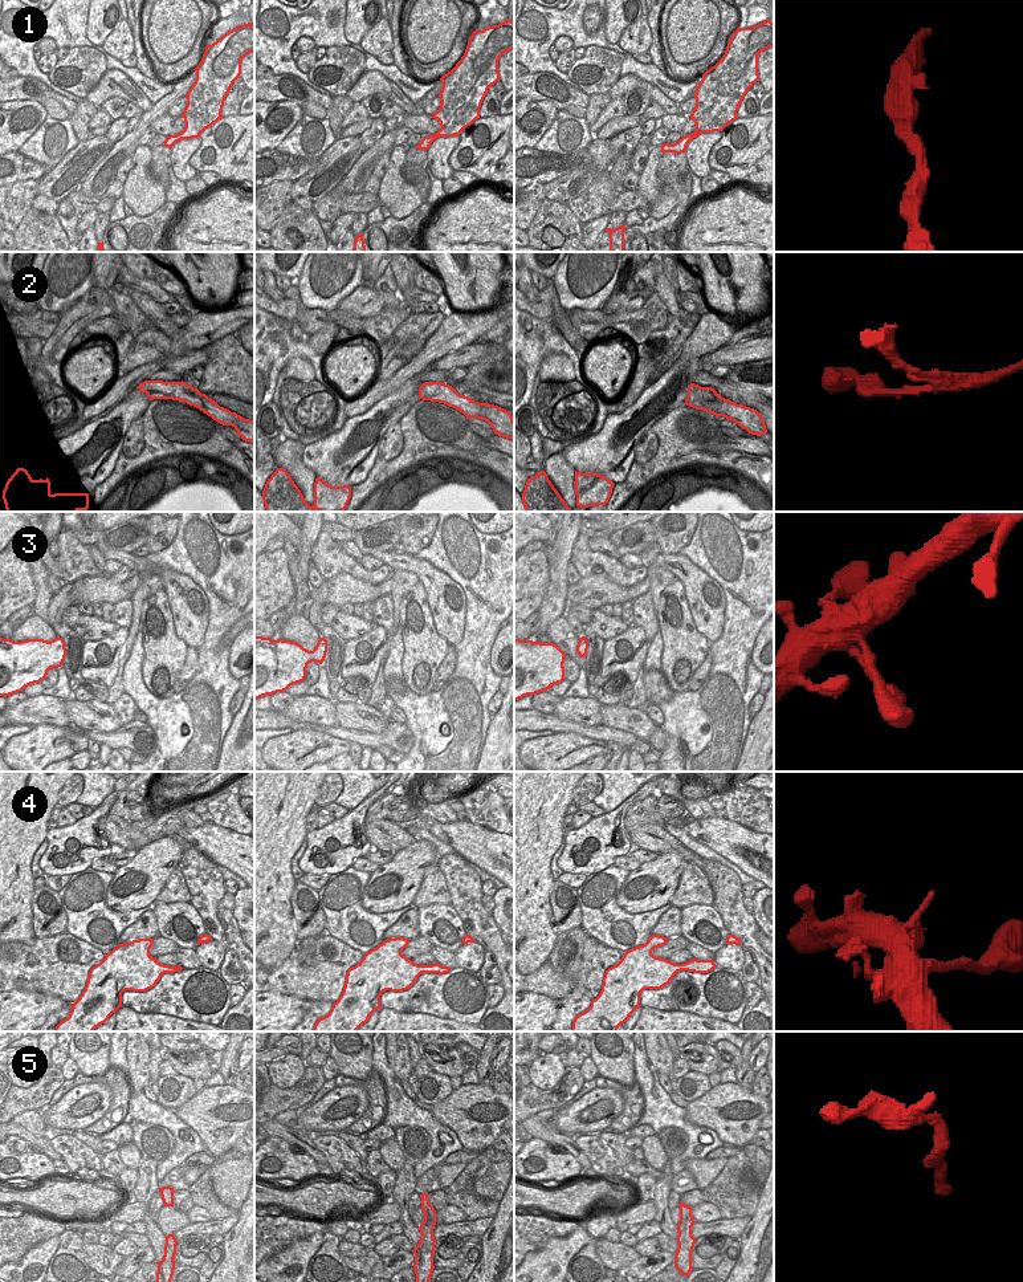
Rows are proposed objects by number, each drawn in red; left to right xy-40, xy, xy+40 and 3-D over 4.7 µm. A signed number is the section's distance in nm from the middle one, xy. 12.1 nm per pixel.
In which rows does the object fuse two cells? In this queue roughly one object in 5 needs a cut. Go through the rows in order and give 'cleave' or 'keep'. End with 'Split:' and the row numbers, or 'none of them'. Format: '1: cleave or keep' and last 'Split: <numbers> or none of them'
1: keep
2: cleave
3: keep
4: keep
5: keep
Split: 2

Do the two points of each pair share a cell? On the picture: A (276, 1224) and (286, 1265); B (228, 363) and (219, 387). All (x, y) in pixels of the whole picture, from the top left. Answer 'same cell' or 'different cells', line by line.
A: different cells
B: different cells

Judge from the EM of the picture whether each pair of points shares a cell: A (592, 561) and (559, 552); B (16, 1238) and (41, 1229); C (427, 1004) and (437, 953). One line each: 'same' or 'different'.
A: different
B: same
C: different

